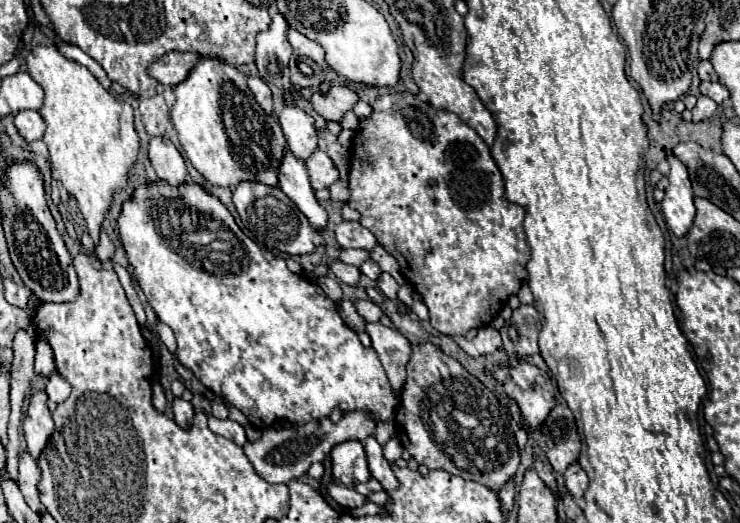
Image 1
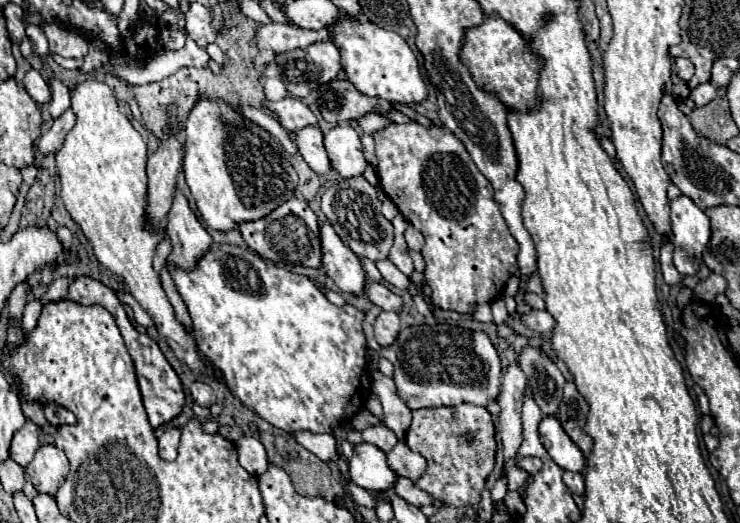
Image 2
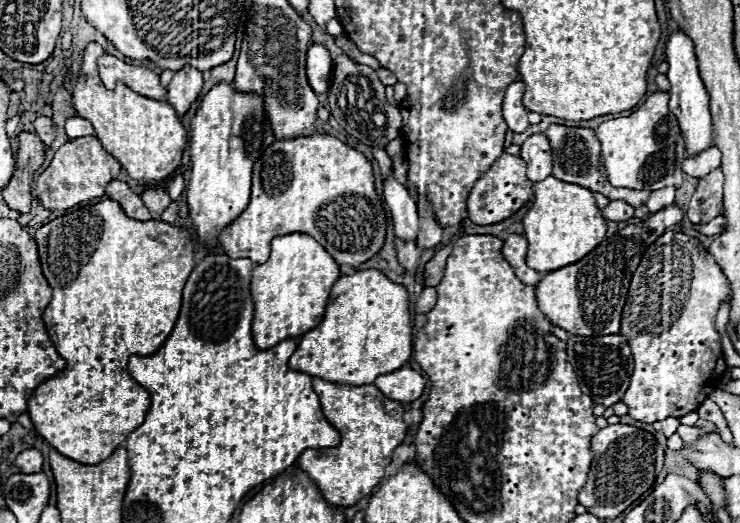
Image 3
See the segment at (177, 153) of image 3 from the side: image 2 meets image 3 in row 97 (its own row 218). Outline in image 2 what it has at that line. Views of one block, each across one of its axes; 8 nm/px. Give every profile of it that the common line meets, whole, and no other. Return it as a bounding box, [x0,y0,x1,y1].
[56,82,206,372]

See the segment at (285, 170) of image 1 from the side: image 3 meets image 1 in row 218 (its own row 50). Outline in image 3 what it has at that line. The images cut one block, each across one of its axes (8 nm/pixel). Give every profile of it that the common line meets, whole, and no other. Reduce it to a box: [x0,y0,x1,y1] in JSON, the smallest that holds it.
[306,46,332,94]

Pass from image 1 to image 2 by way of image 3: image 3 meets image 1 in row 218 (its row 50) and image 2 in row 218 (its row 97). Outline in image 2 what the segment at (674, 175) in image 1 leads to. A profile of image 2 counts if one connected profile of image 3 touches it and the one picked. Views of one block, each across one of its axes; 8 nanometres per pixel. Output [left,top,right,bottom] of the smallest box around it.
[670,196,710,276]

